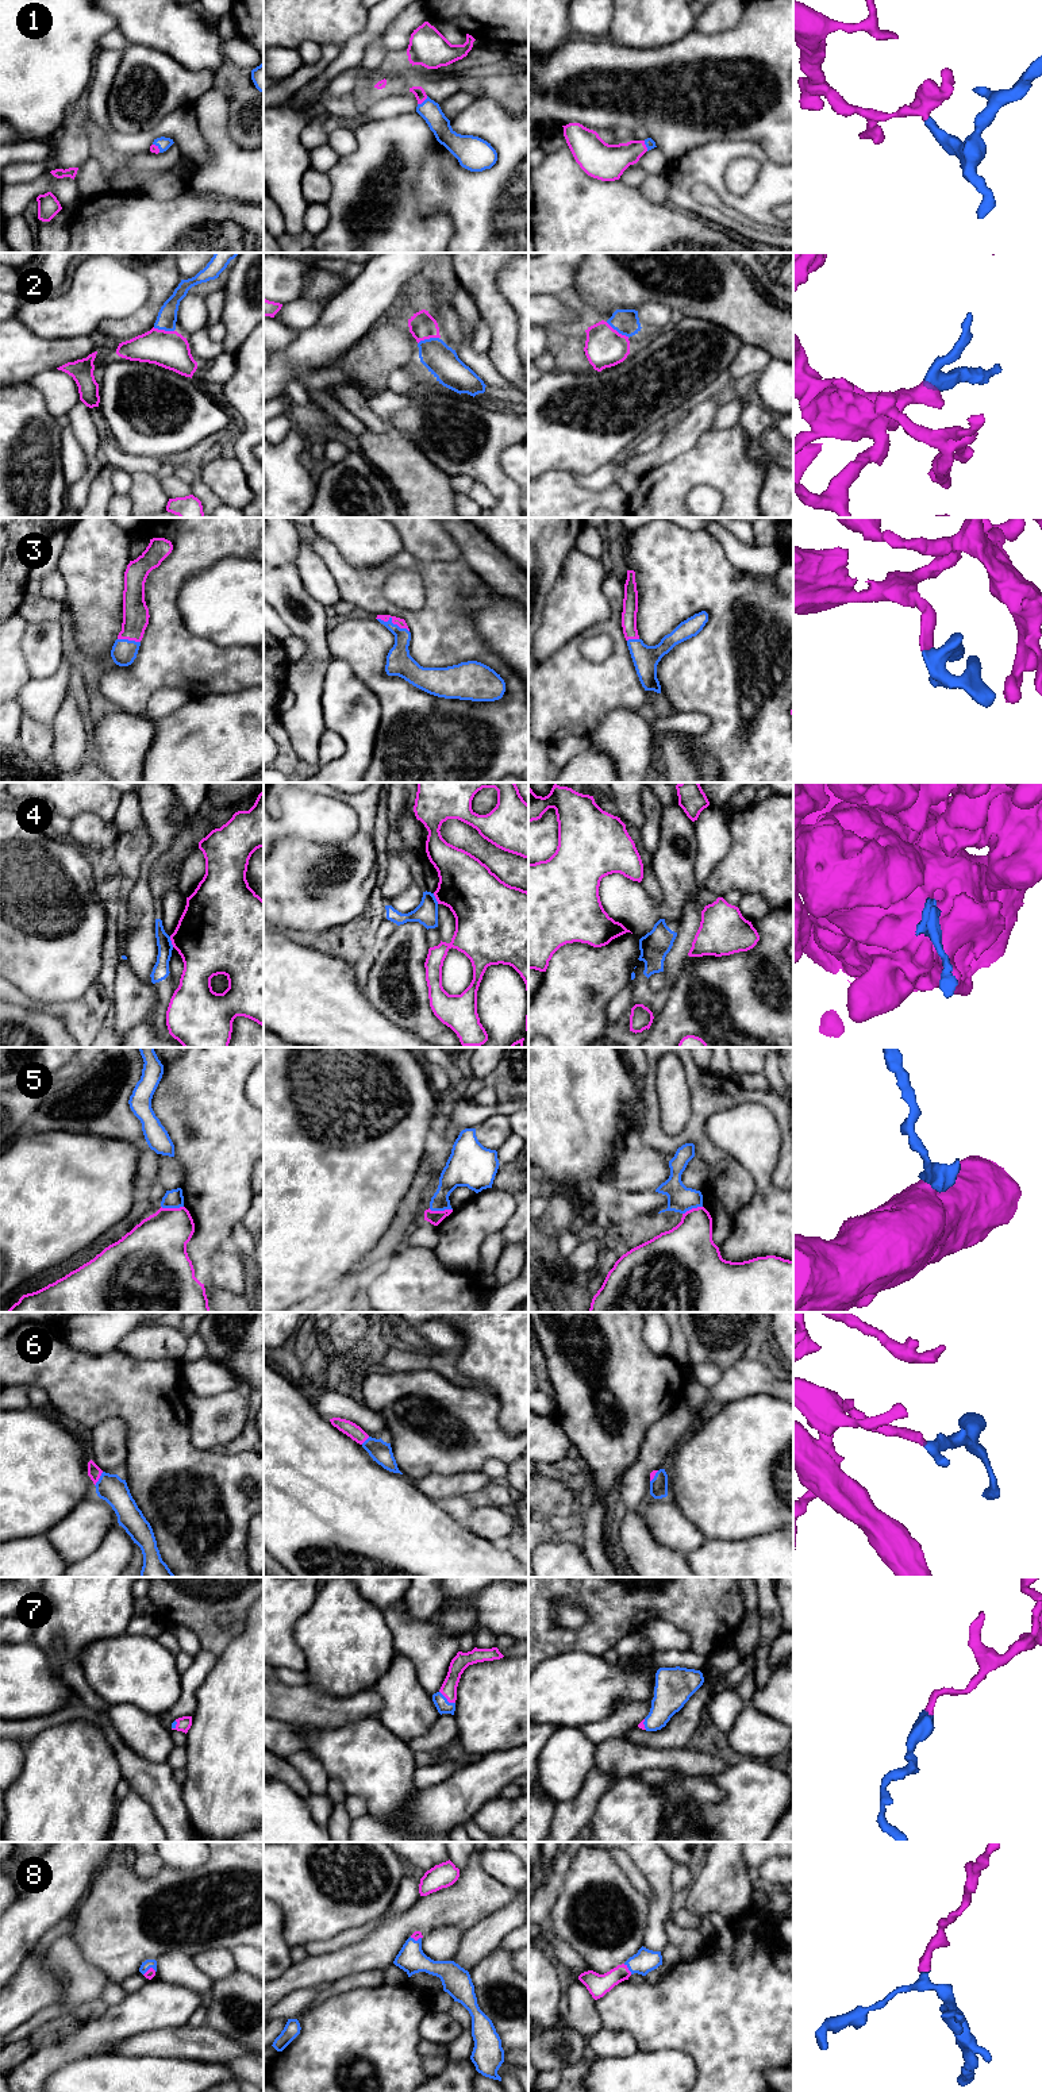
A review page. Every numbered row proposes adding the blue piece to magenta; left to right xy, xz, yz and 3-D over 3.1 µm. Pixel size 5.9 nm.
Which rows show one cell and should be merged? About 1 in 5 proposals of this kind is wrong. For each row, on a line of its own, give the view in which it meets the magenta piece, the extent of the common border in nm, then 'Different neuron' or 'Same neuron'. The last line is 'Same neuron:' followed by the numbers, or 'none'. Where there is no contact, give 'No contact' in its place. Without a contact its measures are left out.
1: Touches magenta in xz. Shared border 80 nm. Same neuron
2: Touches magenta in yz. Shared border 170 nm. Same neuron
3: Touches magenta in xz. Shared border 200 nm. Same neuron
4: Touches magenta in xy. Shared border 70 nm. Same neuron
5: Touches magenta in xz. Shared border 140 nm. Same neuron
6: Touches magenta in xy. Shared border 100 nm. Same neuron
7: Touches magenta in xz. Shared border 120 nm. Same neuron
8: Touches magenta in yz. Shared border 80 nm. Same neuron
Same neuron: 1, 2, 3, 4, 5, 6, 7, 8

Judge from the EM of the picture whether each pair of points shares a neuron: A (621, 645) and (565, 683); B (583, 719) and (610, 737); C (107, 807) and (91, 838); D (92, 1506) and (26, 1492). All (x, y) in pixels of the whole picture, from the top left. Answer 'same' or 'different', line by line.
A: same
B: different
C: different
D: different

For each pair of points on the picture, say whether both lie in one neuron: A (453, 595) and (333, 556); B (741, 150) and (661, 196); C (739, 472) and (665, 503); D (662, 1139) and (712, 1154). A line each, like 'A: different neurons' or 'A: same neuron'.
A: same neuron
B: different neurons
C: same neuron
D: same neuron

